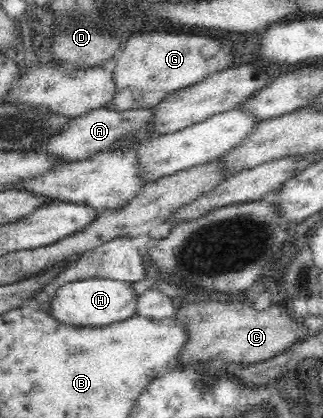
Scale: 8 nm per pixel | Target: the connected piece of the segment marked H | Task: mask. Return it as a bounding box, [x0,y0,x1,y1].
[50,279,138,327]

